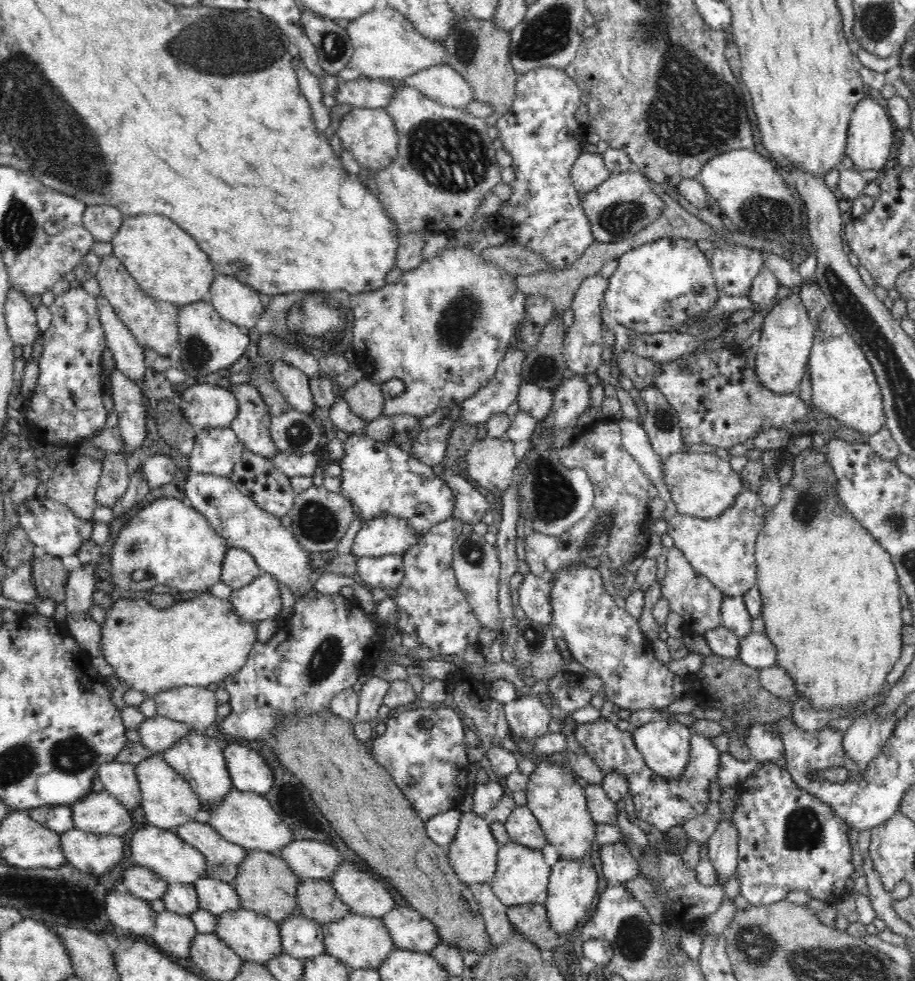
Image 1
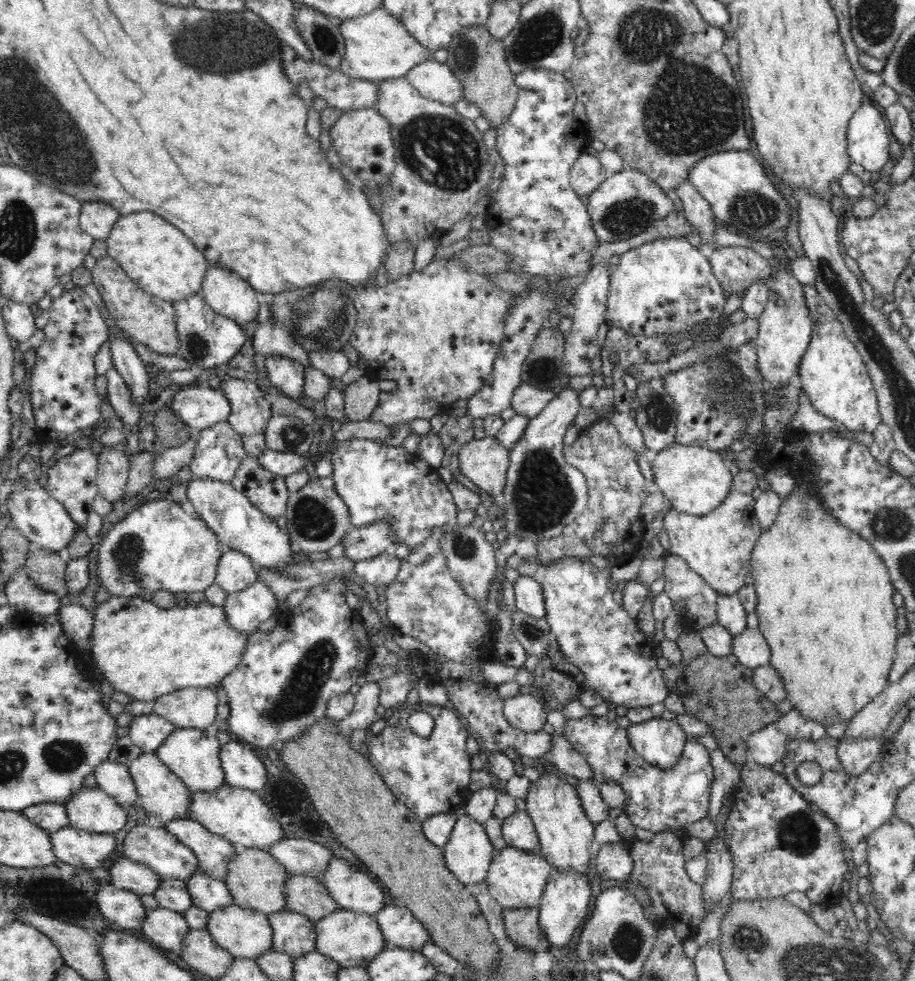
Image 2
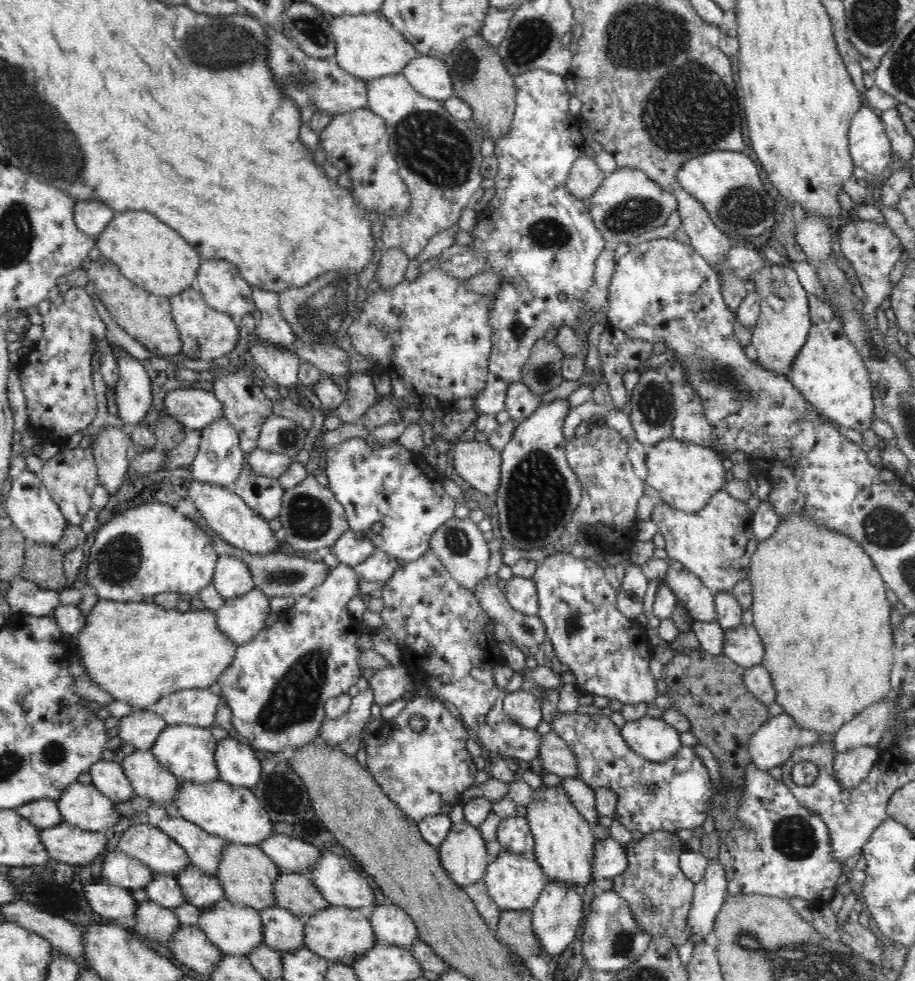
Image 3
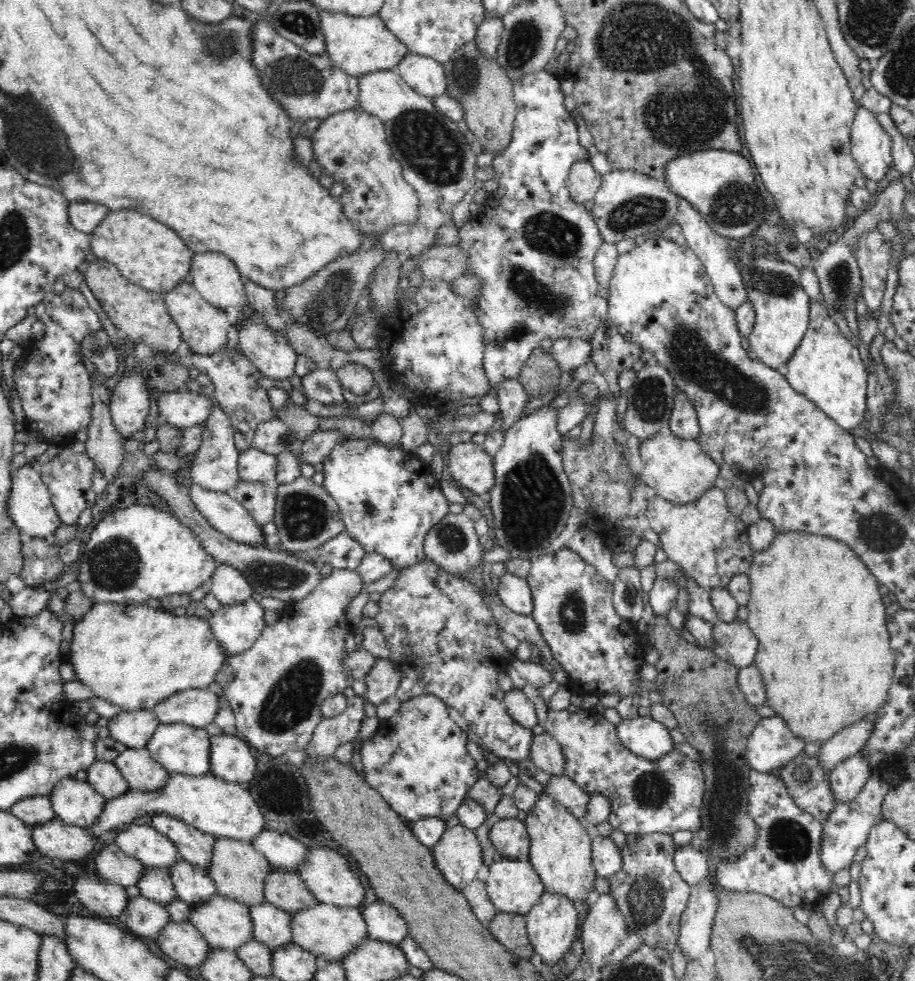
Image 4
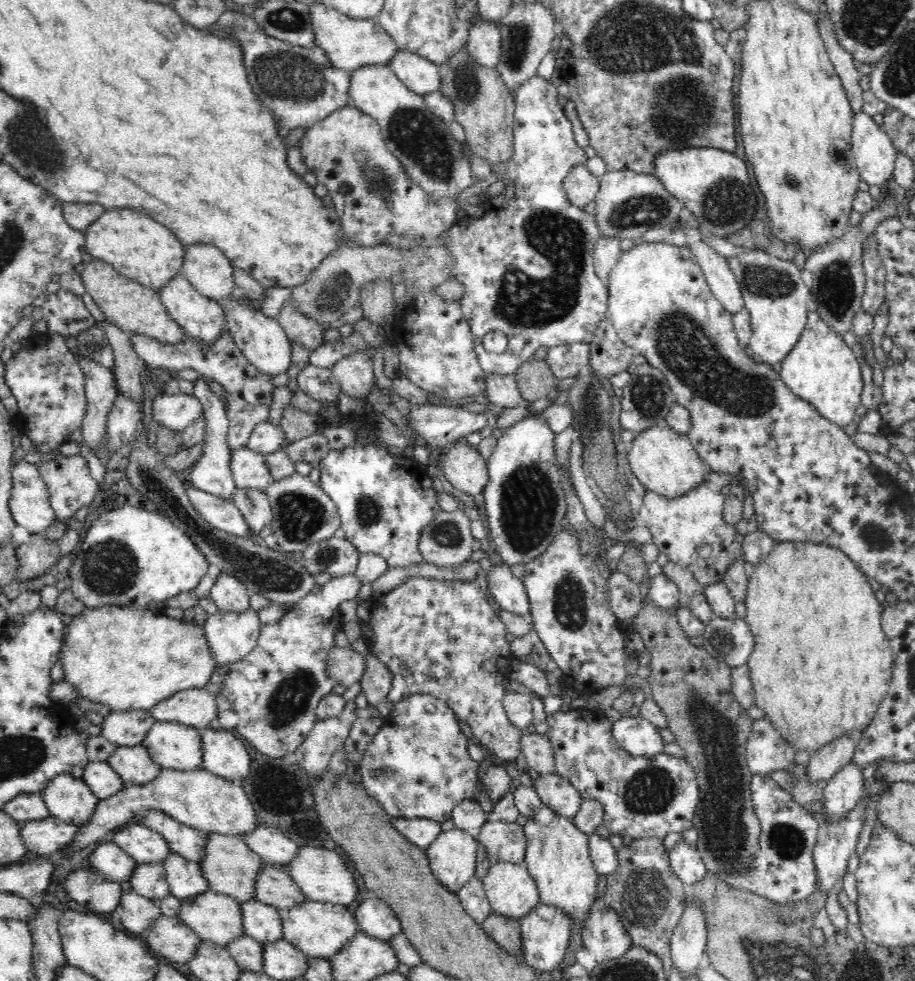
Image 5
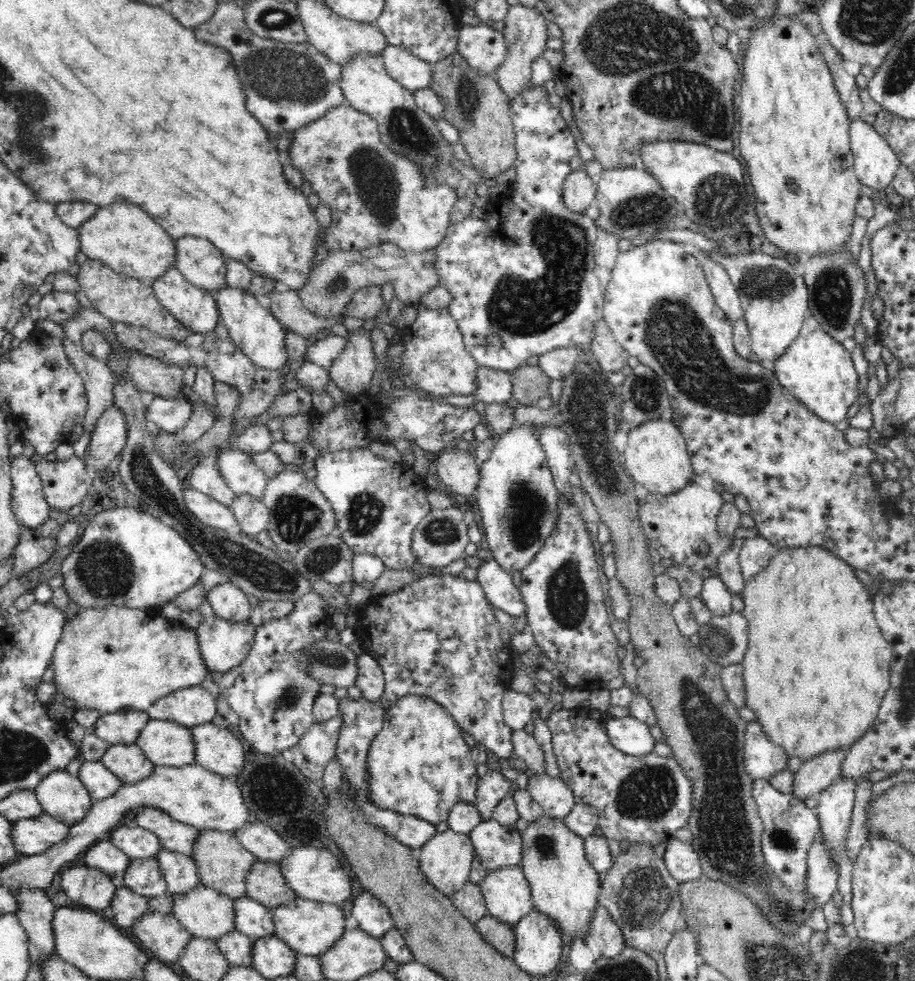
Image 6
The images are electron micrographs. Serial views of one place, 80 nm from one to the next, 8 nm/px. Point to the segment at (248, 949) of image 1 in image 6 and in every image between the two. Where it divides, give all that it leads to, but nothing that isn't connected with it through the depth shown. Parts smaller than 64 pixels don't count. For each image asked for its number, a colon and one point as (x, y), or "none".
2: (244, 933)
3: (234, 928)
4: (225, 923)
5: (216, 917)
6: (206, 913)

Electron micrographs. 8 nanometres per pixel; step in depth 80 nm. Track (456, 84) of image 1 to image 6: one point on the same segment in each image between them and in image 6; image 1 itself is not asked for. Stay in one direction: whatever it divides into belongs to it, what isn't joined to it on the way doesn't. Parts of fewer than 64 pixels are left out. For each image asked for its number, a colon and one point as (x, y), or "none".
2: (433, 79)
3: (429, 76)
4: (425, 75)
5: (420, 75)
6: (412, 73)

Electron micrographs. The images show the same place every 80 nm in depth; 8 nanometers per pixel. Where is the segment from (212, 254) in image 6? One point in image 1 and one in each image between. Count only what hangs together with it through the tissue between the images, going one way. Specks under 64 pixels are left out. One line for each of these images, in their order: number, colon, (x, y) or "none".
1: (234, 301)
2: (224, 290)
3: (219, 281)
4: (213, 275)
5: (205, 266)

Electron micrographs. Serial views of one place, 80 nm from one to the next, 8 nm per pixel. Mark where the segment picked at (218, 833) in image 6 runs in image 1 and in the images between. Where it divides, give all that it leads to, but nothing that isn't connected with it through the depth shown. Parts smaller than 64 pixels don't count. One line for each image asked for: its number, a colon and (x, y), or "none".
1: (265, 884)
2: (255, 879)
3: (246, 873)
4: (238, 870)
5: (230, 867)

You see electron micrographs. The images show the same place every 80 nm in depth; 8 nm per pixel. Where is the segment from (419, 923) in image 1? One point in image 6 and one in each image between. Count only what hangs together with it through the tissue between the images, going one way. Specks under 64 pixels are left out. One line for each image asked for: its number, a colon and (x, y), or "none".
2: (399, 927)
3: (392, 925)
4: (383, 923)
5: (376, 919)
6: (373, 917)

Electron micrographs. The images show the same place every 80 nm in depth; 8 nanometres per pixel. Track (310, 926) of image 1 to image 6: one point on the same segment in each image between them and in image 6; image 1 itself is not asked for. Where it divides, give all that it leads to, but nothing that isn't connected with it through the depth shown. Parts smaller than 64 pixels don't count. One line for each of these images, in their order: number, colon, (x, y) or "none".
2: (292, 934)
3: (282, 931)
4: (270, 925)
5: (263, 923)
6: (251, 918)

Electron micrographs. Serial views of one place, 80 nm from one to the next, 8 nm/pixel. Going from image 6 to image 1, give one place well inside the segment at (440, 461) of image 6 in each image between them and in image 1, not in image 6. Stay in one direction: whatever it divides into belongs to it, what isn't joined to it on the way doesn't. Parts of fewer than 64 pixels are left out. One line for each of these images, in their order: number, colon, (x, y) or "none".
1: (491, 462)
2: (484, 461)
3: (477, 463)
4: (468, 464)
5: (462, 465)

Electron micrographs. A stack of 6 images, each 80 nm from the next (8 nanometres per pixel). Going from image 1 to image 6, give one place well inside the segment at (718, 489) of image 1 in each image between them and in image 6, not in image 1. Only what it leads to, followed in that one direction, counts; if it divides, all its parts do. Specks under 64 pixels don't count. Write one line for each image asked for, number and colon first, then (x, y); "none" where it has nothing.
2: (694, 479)
3: (685, 474)
4: (678, 470)
5: (664, 461)
6: (655, 456)

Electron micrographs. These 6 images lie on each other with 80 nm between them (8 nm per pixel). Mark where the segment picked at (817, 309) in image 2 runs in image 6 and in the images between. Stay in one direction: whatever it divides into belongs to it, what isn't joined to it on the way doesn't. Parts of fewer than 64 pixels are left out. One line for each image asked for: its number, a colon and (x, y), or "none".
3: (829, 371)
4: (825, 367)
5: (821, 369)
6: (818, 371)

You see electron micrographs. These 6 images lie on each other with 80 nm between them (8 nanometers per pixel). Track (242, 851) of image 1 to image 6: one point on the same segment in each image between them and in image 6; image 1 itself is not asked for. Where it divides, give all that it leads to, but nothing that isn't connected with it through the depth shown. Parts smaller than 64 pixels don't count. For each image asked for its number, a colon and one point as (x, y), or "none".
2: (213, 852)
3: (203, 849)
4: (194, 846)
5: (188, 842)
6: (176, 836)

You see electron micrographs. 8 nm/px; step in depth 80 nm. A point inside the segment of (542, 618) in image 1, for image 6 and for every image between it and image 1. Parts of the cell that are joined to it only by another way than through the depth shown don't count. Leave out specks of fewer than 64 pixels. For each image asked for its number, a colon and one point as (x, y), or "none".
2: (527, 592)
3: (520, 593)
4: (513, 591)
5: (508, 591)
6: (500, 591)

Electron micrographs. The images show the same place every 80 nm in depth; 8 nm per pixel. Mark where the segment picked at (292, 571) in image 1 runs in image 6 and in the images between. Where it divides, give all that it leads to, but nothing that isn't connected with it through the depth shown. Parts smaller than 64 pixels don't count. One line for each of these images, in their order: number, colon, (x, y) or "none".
2: (238, 523)
3: (225, 512)
4: (223, 512)
5: (224, 515)
6: (205, 509)

